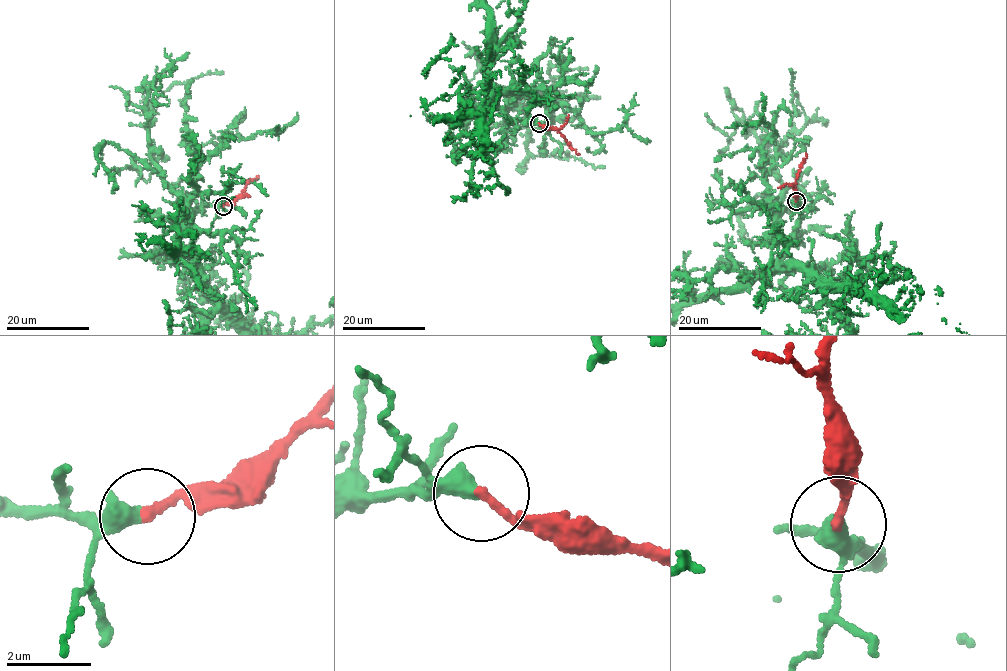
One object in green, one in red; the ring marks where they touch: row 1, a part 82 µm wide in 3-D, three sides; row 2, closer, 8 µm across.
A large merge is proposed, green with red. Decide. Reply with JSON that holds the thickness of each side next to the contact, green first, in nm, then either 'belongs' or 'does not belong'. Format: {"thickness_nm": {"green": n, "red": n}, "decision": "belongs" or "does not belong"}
{"thickness_nm": {"green": 340, "red": 200}, "decision": "belongs"}

